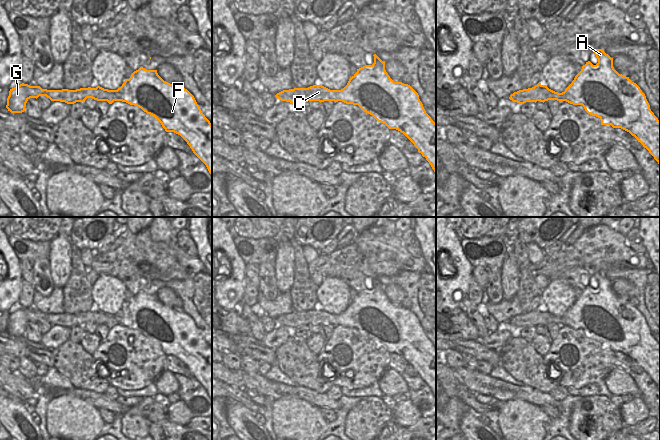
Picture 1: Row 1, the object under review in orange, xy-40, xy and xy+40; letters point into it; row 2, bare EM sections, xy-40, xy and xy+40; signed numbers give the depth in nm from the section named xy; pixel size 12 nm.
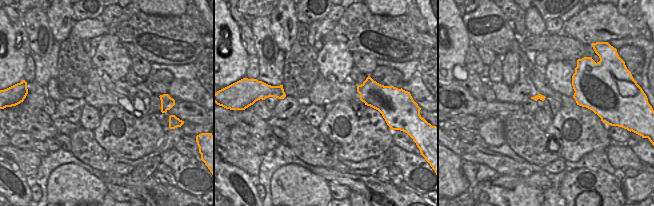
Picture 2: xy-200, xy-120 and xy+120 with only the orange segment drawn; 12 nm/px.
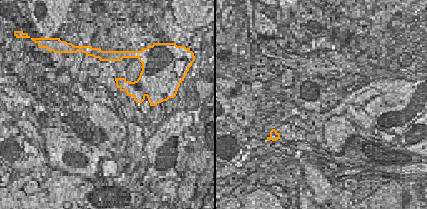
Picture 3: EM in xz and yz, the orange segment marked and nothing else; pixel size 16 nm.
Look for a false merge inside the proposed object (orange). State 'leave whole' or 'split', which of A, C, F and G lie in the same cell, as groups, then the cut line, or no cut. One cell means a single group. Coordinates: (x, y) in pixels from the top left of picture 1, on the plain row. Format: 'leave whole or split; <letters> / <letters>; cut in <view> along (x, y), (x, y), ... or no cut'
leave whole; A C F G; no cut

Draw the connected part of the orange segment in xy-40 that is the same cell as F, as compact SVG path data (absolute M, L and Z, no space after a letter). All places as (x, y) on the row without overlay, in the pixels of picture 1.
M140 291L117 314L100 310L76 314L47 314L22 307L10 313L6 332L11 337L22 337L27 325L39 320L67 328L84 327L87 322L92 322L107 325L109 328L122 325L137 330L154 340L166 356L180 359L212 400L212 348L187 313L164 305L157 294Z

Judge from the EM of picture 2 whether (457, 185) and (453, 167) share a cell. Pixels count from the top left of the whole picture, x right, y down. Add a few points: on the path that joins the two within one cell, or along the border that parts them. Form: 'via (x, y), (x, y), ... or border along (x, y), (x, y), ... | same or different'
via (453, 181), (453, 171) | same

